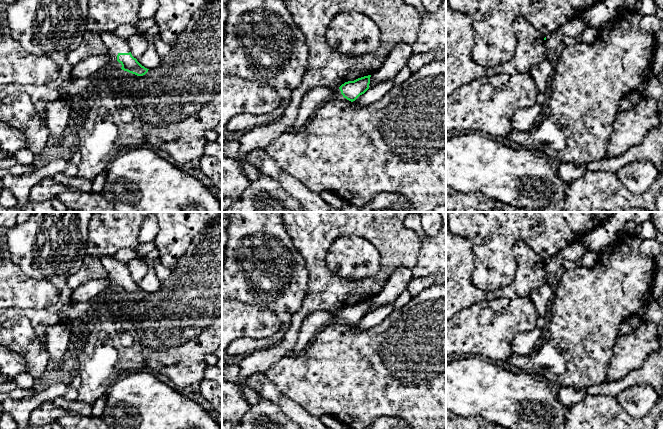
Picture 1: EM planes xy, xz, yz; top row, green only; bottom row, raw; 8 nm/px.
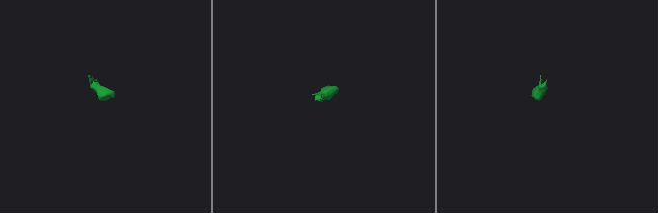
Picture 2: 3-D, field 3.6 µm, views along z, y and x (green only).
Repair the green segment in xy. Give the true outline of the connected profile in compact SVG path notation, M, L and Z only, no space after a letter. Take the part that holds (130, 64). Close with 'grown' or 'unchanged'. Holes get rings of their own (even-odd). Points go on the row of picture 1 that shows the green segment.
M102 32L99 35L108 48L111 64L137 76L143 76L148 72L149 69L132 56L127 40L117 37L113 32Z | grown

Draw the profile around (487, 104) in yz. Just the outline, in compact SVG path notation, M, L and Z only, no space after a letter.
M530 72L507 73L484 76L463 85L456 89L451 95L446 97L446 134L457 131L459 133L484 132L494 138L506 138L513 130L511 119L514 114L524 108L529 108L536 104L536 96L539 90Z

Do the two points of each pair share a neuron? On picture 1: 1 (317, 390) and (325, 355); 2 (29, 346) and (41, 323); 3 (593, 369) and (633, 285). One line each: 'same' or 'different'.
1: same
2: different
3: same

